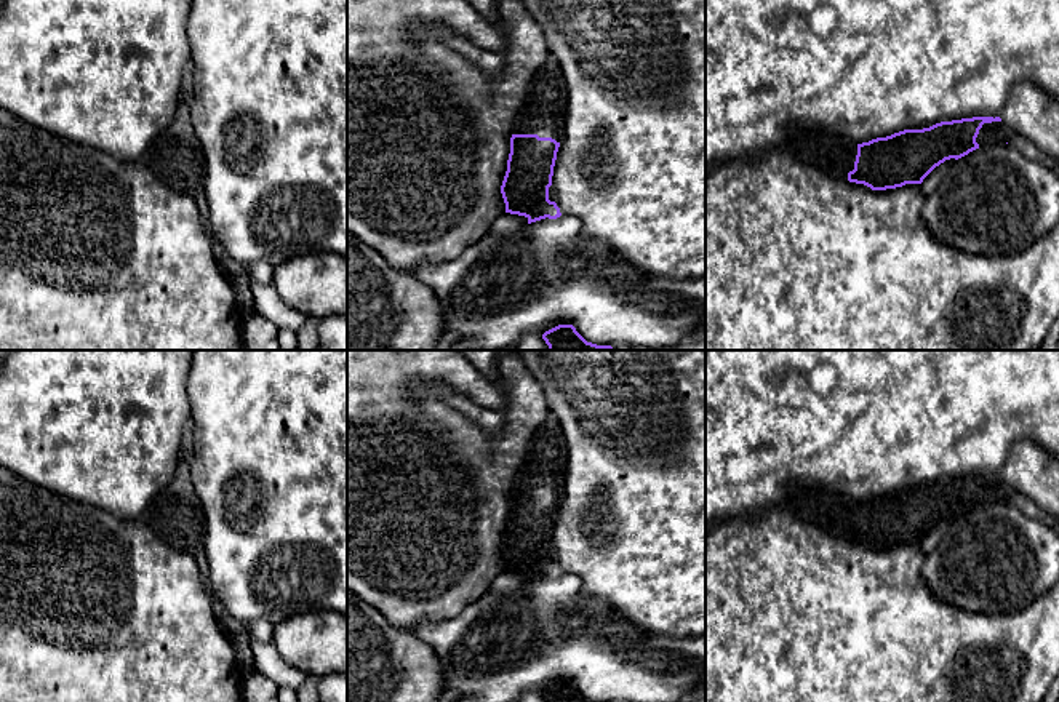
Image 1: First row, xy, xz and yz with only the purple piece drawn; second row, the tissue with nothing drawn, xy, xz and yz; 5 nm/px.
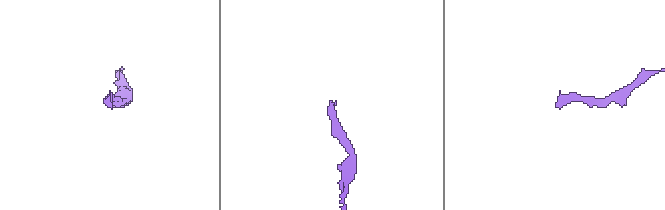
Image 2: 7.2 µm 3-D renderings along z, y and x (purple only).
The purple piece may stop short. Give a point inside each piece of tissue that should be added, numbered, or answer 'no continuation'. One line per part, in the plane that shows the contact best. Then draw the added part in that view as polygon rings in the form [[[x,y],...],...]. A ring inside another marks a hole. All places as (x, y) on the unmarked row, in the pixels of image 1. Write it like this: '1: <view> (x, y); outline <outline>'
1: xz (543, 472); outline [[[550,413],[534,432],[526,459],[515,477],[512,493],[537,493],[563,497],[563,478],[568,467],[568,445],[558,419]]]

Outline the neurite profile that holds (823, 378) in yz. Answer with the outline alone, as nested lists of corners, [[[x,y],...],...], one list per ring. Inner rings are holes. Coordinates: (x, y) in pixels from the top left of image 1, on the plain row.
[[[705,350],[705,525],[758,517],[806,493],[862,502],[941,480],[995,477],[1019,440],[1030,440],[1059,459],[1059,350]]]

